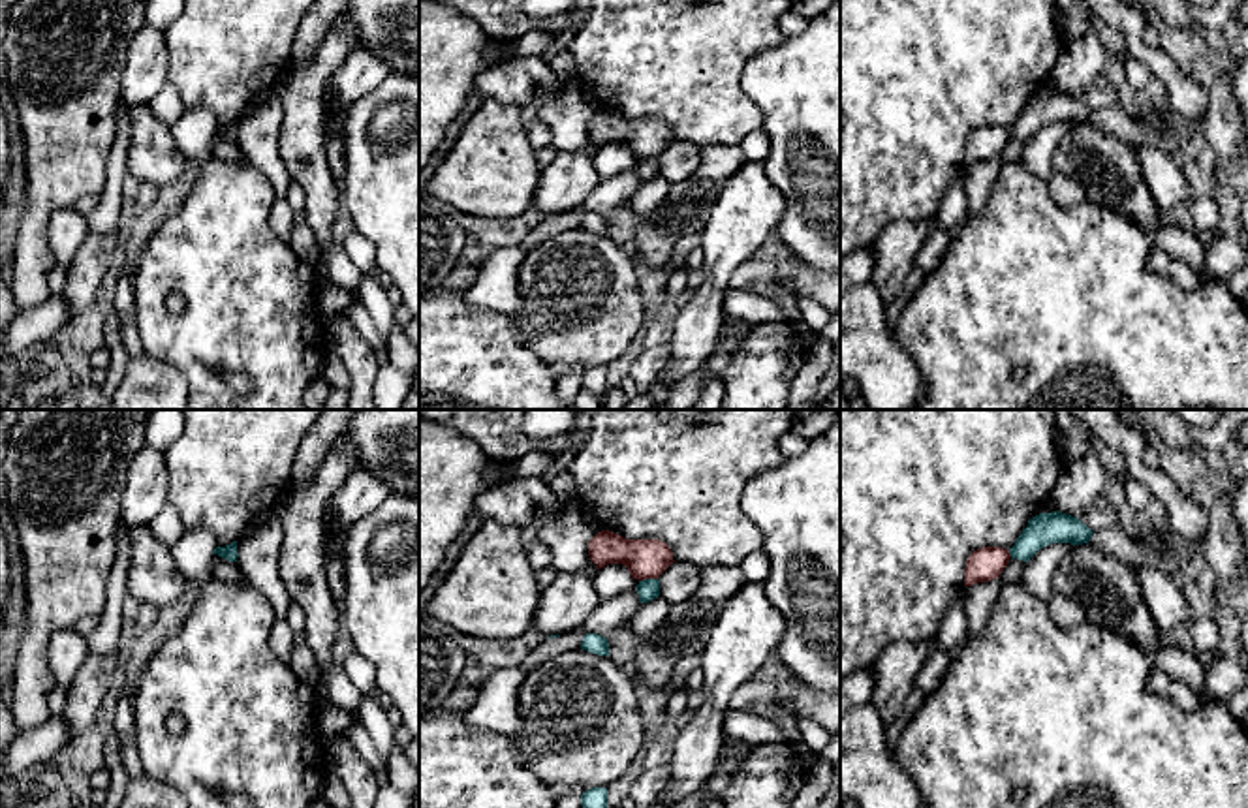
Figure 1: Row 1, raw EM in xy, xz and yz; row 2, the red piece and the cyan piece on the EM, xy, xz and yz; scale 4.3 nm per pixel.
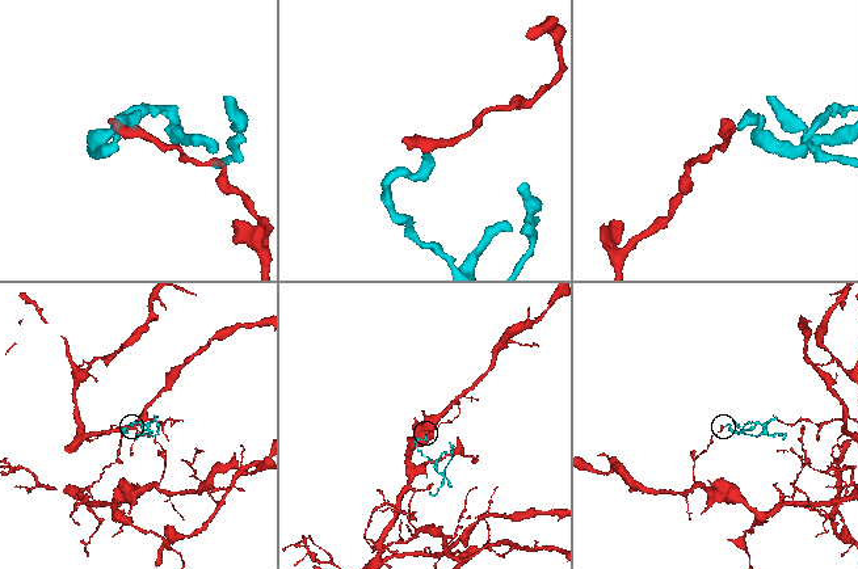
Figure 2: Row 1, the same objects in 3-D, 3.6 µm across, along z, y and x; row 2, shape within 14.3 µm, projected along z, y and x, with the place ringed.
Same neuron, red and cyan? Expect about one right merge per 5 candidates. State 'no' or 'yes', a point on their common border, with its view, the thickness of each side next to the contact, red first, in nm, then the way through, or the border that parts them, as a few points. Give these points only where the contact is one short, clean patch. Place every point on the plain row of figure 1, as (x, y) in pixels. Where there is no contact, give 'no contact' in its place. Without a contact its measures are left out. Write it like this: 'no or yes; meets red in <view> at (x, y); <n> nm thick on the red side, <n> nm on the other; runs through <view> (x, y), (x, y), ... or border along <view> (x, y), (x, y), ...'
no; meets red in xz at (647, 156); 180 nm thick on the red side, 90 nm on the other; border along xz (656, 156), (639, 160)

